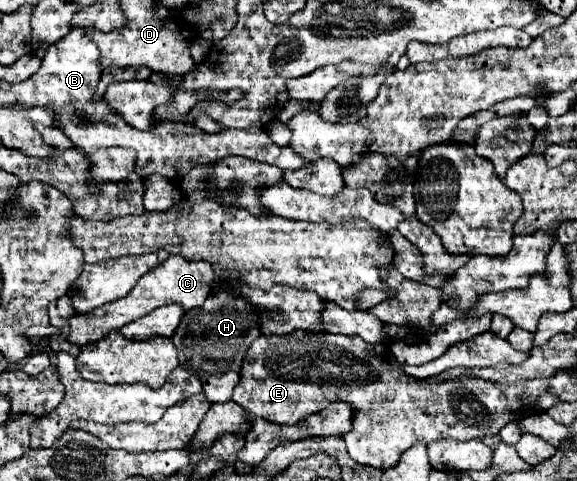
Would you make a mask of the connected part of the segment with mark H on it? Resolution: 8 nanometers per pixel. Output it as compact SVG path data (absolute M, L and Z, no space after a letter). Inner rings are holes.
M221 292L203 308L187 310L185 320L181 320L181 328L177 328L177 336L171 340L179 350L179 364L189 368L189 372L203 382L207 400L211 404L219 404L233 398L233 388L239 384L243 356L255 338L259 338L259 328L253 306L241 298L233 298L229 292Z

